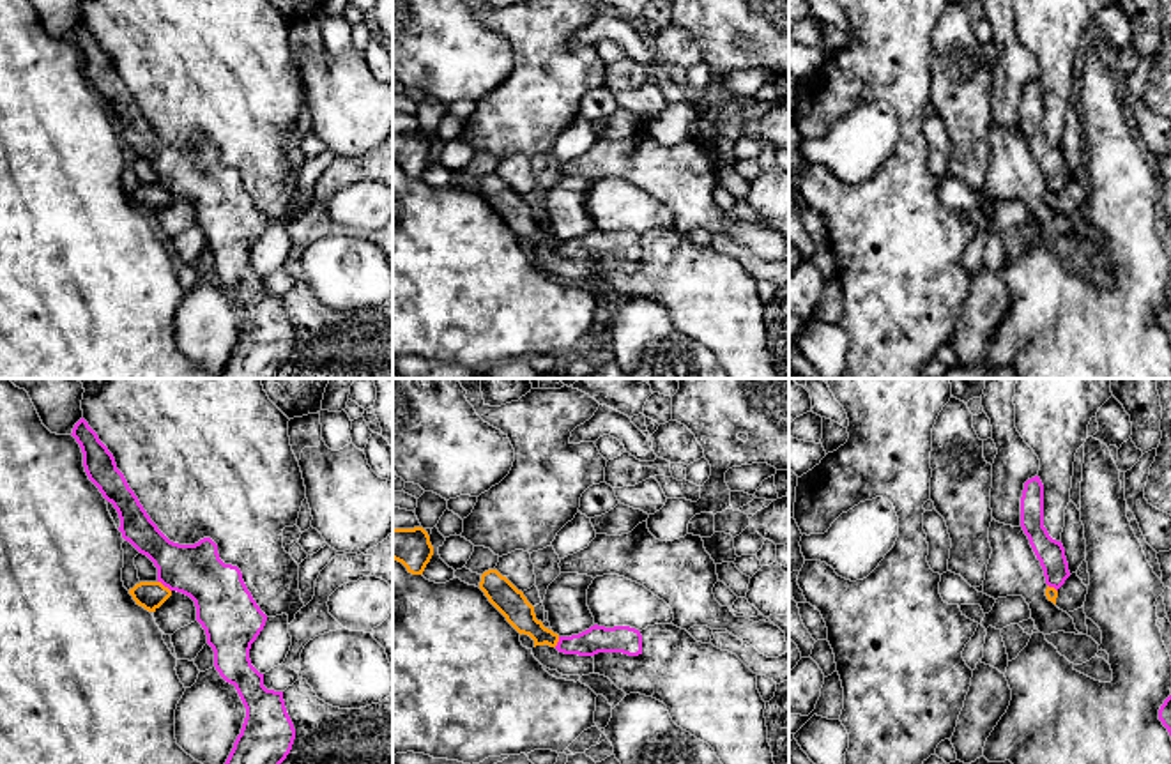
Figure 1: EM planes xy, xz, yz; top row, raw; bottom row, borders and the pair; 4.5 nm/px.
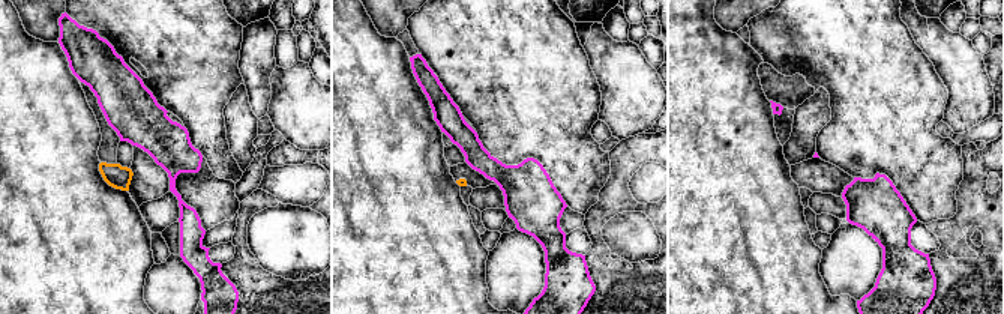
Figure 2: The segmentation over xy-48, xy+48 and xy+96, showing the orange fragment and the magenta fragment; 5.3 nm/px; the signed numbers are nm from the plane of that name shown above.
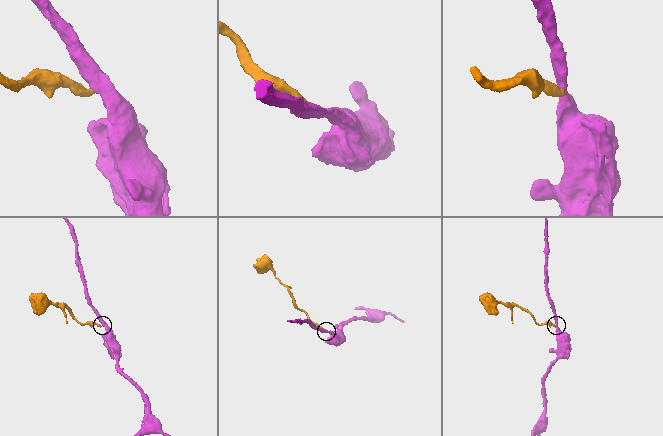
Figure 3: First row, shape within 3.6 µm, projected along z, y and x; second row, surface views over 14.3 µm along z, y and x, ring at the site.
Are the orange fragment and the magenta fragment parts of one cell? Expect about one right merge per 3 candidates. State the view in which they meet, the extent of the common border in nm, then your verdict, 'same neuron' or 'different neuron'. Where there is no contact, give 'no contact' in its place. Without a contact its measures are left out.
meets orange in xy; contact 80 nm long; different neuron

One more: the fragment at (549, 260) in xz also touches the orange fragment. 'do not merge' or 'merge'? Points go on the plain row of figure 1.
merge

